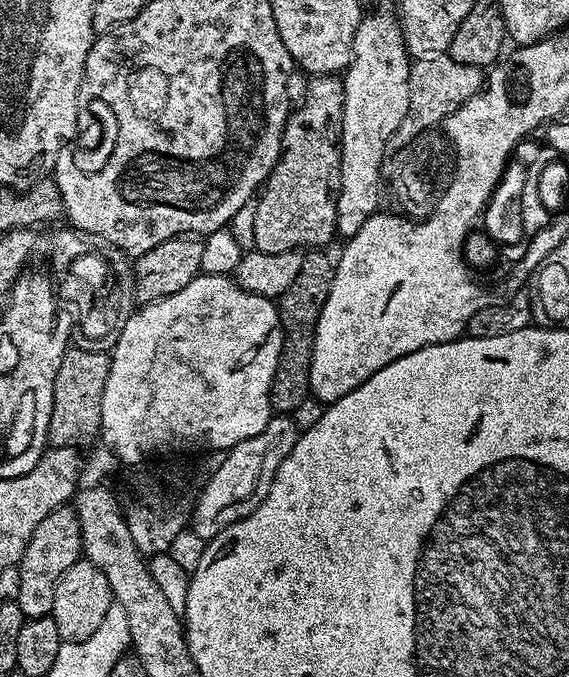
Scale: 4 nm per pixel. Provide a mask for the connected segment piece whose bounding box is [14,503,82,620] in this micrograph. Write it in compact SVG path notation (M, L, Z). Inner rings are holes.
M66 503L61 508L55 508L50 514L46 514L42 522L38 522L38 530L30 534L30 542L20 559L18 565L20 581L16 584L14 599L25 618L33 620L52 615L54 590L62 574L66 574L66 570L70 570L70 566L74 566L74 562L81 559L81 556L80 527L76 509L71 503Z

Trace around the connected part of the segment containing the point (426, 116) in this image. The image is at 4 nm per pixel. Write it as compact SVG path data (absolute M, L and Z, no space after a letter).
M431 52L428 56L418 56L412 60L410 70L410 115L402 120L398 126L399 132L404 132L404 138L412 138L414 134L420 136L427 133L429 124L434 120L440 121L454 110L458 110L481 91L486 79L485 73L474 66L466 66L462 62L454 62L454 58L447 52Z

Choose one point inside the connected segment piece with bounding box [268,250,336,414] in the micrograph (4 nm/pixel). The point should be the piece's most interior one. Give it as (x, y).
(300, 306)

